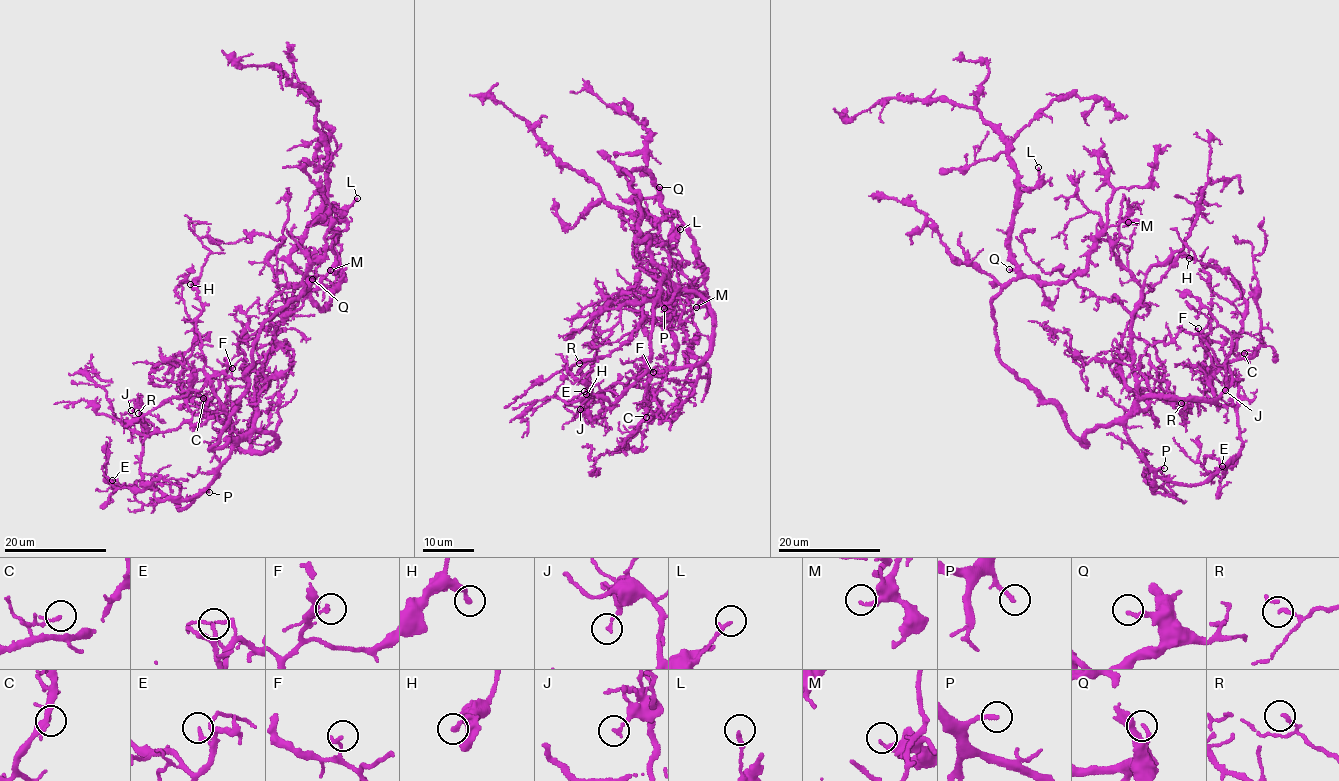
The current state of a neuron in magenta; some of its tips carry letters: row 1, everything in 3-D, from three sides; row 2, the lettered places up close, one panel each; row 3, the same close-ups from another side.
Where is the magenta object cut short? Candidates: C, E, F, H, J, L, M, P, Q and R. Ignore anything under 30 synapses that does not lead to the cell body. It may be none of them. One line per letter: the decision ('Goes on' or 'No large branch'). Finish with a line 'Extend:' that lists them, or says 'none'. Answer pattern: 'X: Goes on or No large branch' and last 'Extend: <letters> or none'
C: No large branch
E: No large branch
F: No large branch
H: No large branch
J: No large branch
L: No large branch
M: No large branch
P: Goes on
Q: No large branch
R: No large branch
Extend: P

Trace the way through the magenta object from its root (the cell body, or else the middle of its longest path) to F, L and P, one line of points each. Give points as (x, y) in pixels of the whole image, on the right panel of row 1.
F: (1036, 392), (1084, 443), (1088, 432), (1117, 422), (1142, 397), (1213, 404), (1208, 382), (1220, 366), (1198, 328)
L: (1036, 392), (1001, 360), (991, 304), (1018, 276), (1010, 255), (1012, 220), (1019, 187), (1036, 184), (1038, 167)
P: (1036, 392), (1053, 403), (1084, 443), (1087, 441), (1085, 437), (1088, 432), (1121, 424), (1150, 466), (1164, 468)

